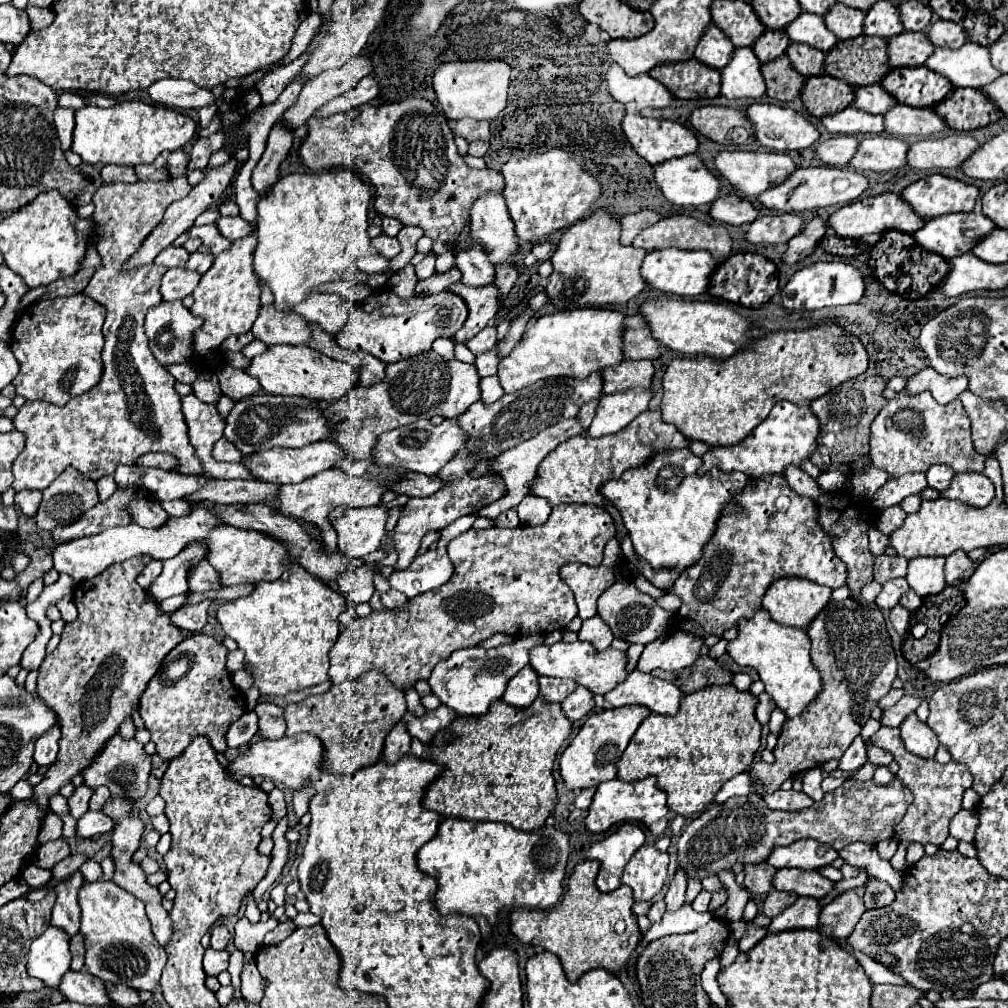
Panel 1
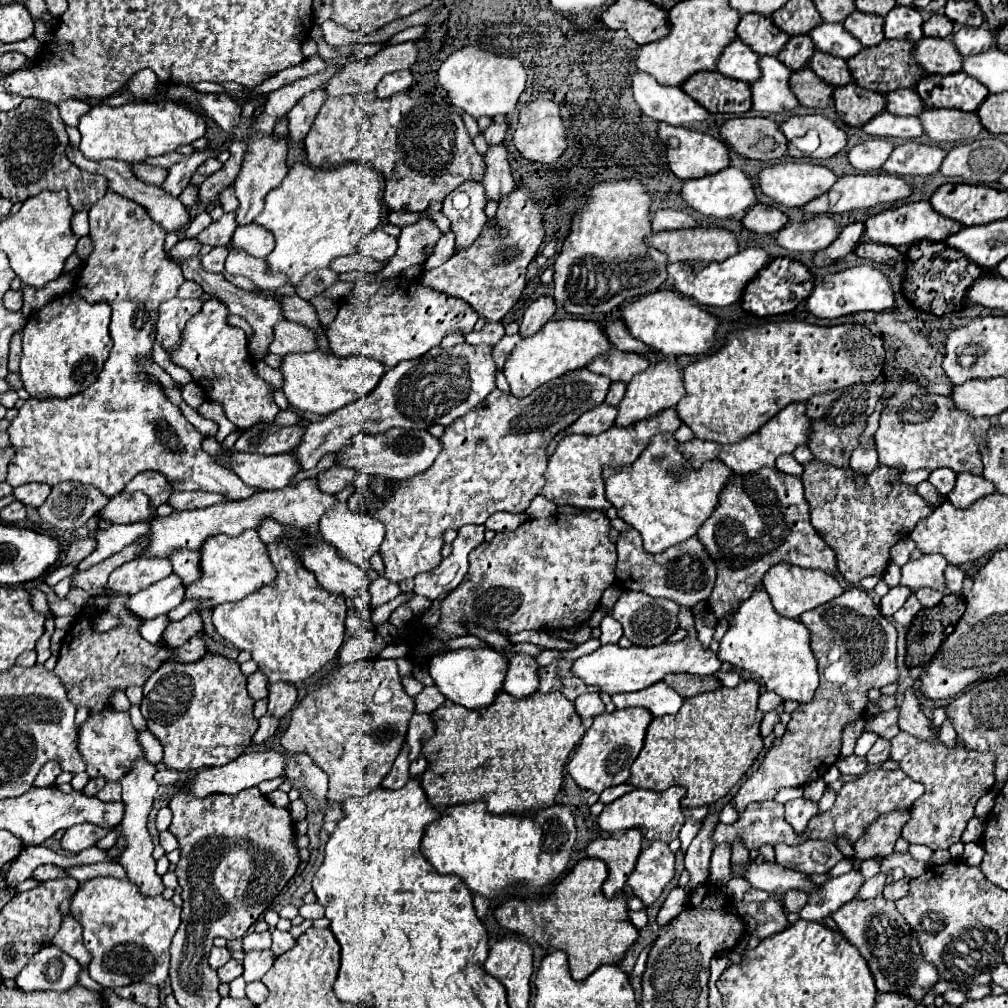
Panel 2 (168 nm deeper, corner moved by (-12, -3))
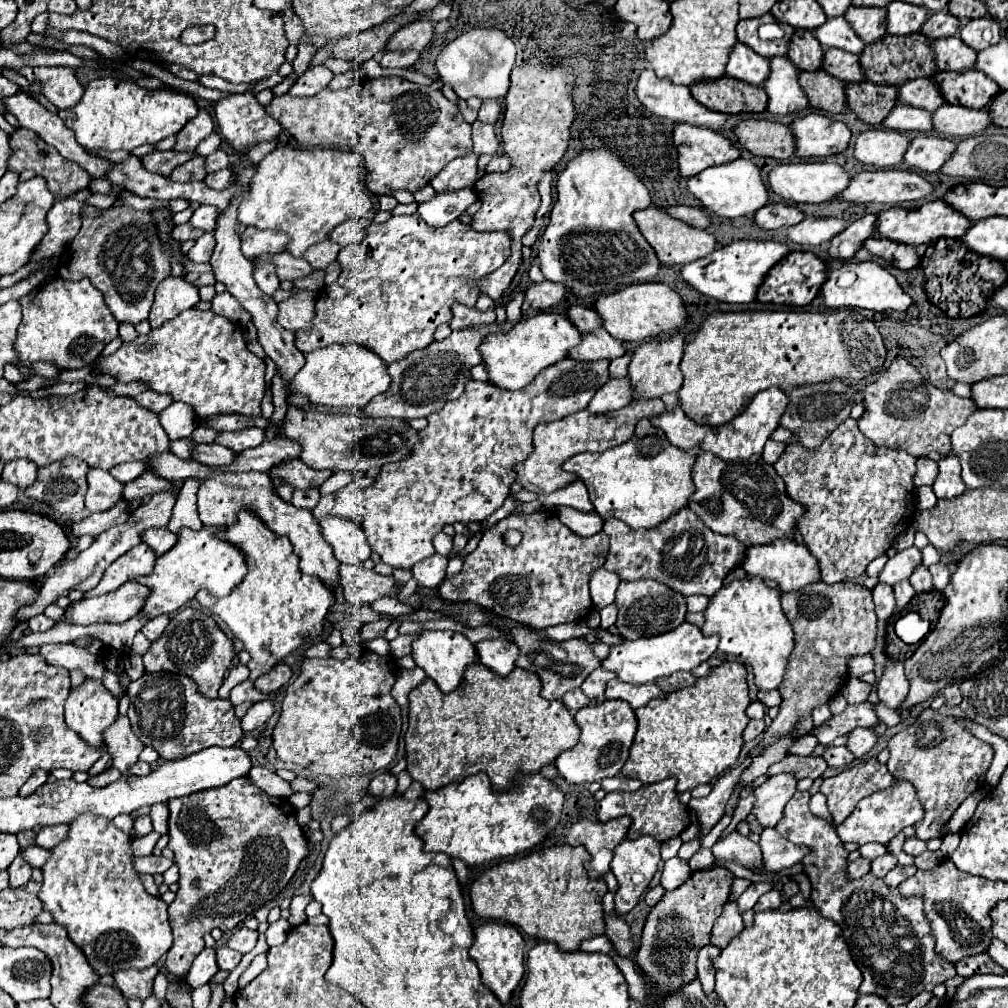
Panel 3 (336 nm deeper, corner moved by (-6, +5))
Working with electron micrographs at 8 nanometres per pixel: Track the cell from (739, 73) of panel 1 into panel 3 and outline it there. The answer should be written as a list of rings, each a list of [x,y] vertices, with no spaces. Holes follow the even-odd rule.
[[[784,56],[772,58],[772,72],[764,84],[768,94],[768,110],[772,114],[794,114],[808,108],[808,96],[798,84],[800,70]]]

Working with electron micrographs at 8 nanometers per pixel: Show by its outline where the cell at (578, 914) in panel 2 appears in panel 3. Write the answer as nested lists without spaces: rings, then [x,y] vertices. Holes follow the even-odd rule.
[[[562,844],[494,864],[470,884],[472,910],[478,916],[508,922],[532,938],[556,942],[560,950],[574,952],[582,940],[604,932],[602,896],[608,888],[602,878],[588,878],[584,868],[588,858],[586,848]]]

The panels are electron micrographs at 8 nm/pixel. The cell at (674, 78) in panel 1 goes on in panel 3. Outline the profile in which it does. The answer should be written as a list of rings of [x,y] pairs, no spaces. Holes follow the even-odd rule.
[[[724,76],[722,80],[712,80],[712,84],[694,84],[692,92],[702,106],[724,114],[754,114],[764,112],[768,106],[768,96],[764,88],[756,88],[728,76]]]

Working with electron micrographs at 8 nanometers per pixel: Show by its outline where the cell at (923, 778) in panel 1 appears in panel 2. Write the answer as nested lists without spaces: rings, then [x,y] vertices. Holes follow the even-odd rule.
[[[906,732],[896,734],[892,740],[890,758],[900,764],[906,776],[924,784],[924,798],[916,802],[910,810],[910,820],[902,826],[902,838],[908,844],[924,844],[932,850],[948,850],[960,840],[966,822],[974,816],[974,806],[978,798],[992,790],[992,754],[968,752],[958,742],[956,750],[946,748],[942,742],[922,742]]]

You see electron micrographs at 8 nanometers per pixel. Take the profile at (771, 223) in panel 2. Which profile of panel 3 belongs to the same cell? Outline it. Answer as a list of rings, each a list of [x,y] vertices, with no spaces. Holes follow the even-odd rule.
[[[774,202],[760,208],[756,218],[754,218],[754,222],[760,228],[766,228],[766,230],[776,230],[776,228],[782,228],[782,226],[794,226],[802,220],[804,220],[804,214],[796,206],[774,204]]]

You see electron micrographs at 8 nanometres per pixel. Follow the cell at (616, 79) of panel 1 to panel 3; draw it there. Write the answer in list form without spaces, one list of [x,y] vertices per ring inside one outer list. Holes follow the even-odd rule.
[[[644,70],[638,78],[638,86],[636,86],[636,96],[638,100],[656,116],[662,118],[670,118],[672,122],[686,122],[686,124],[694,124],[694,126],[704,126],[704,128],[712,128],[712,130],[722,130],[728,116],[722,112],[714,112],[704,108],[698,100],[694,100],[690,88],[686,86],[678,86],[672,84],[670,80],[660,80],[654,70]]]

